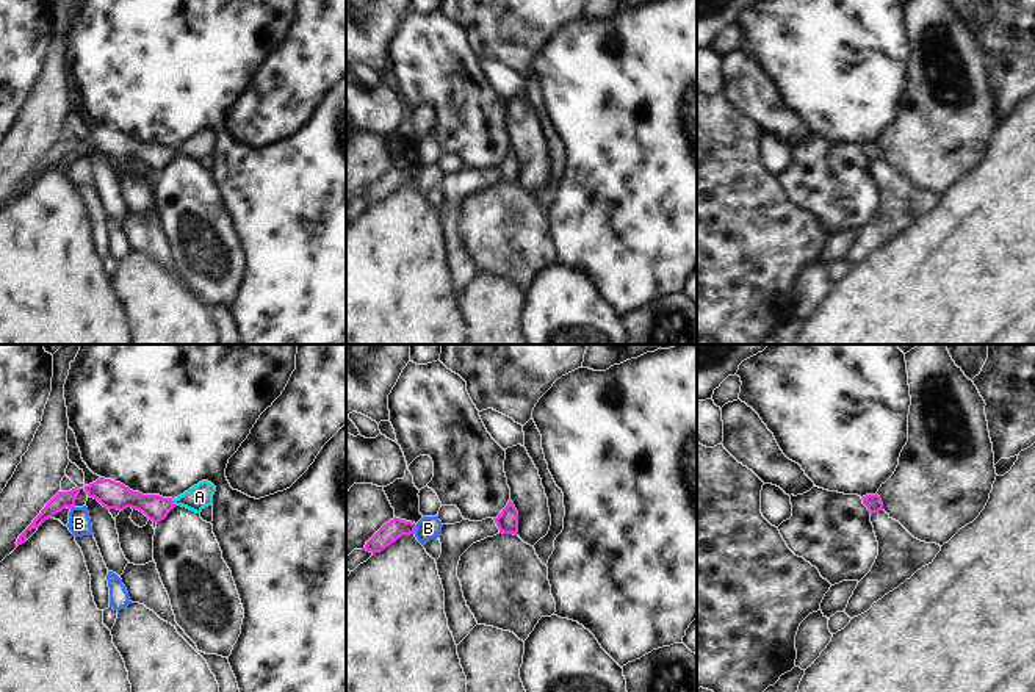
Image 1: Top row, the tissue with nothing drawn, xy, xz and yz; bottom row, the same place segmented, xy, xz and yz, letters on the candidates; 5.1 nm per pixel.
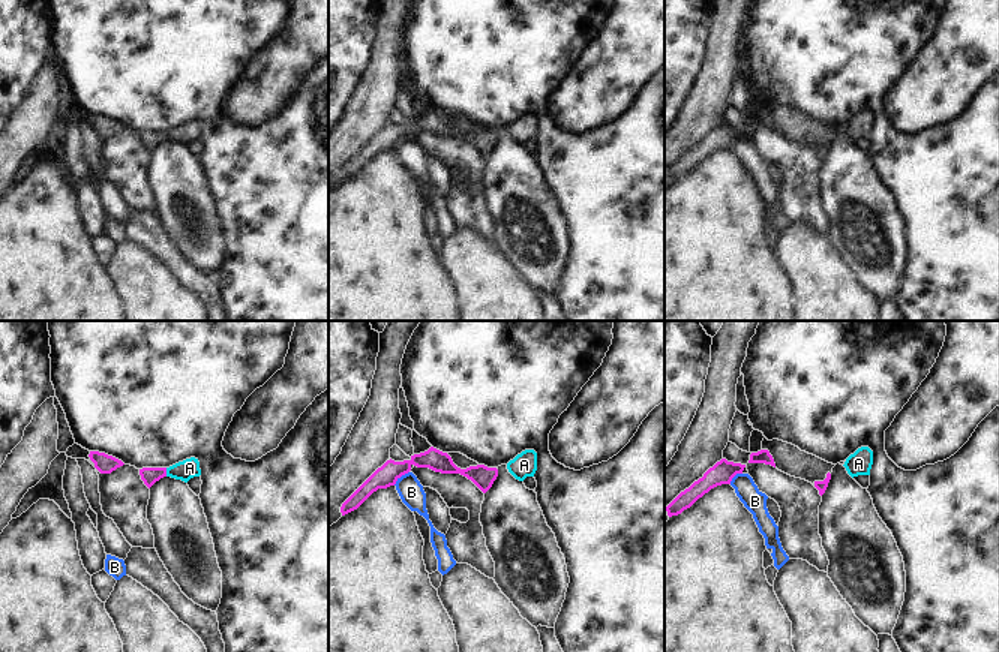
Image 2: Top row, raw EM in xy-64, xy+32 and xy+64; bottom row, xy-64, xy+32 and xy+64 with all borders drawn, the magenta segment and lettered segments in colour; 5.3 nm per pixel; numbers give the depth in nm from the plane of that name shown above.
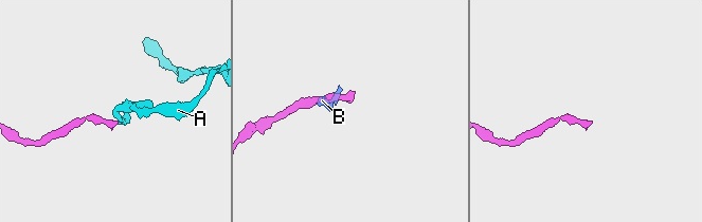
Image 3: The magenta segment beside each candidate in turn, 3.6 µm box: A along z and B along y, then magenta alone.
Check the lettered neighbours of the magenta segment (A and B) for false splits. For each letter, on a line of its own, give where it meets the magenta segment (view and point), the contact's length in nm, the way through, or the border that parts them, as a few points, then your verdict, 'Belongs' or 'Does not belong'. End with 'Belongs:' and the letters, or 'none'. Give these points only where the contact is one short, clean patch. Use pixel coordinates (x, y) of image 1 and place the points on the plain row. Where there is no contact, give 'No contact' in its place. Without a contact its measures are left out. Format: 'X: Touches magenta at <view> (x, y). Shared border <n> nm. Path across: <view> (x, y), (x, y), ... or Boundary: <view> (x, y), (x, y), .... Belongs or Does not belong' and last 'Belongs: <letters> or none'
A: Touches magenta at xy (173, 152). Shared border 40 nm. Path across: xy (155, 157), (173, 152), (199, 146). Belongs
B: Touches magenta at xz (415, 177). Shared border 50 nm. Boundary: xz (417, 174), (414, 182). Does not belong
Belongs: A.

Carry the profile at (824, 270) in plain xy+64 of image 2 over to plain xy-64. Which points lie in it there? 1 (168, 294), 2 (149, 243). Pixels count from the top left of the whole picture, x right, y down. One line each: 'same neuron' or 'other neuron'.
1: same neuron
2: other neuron

